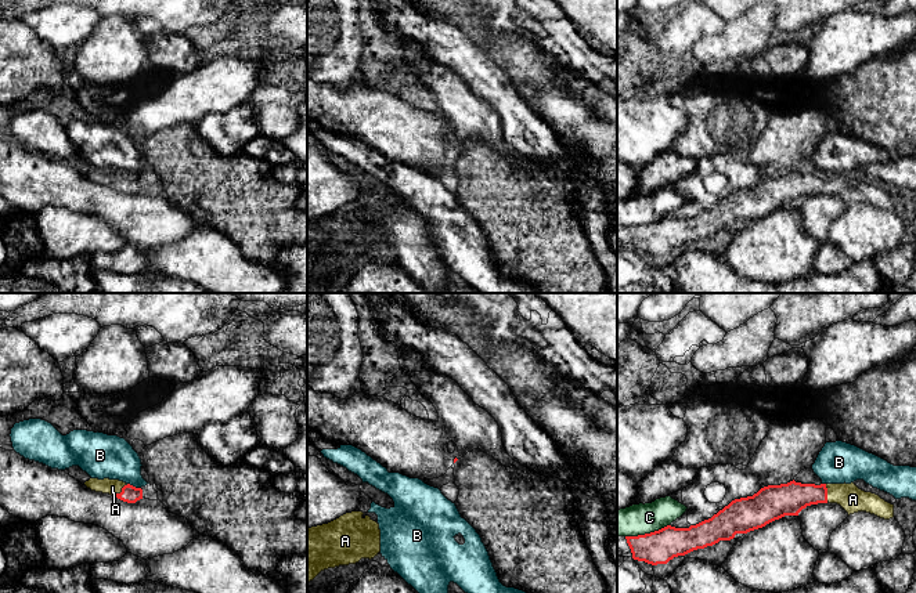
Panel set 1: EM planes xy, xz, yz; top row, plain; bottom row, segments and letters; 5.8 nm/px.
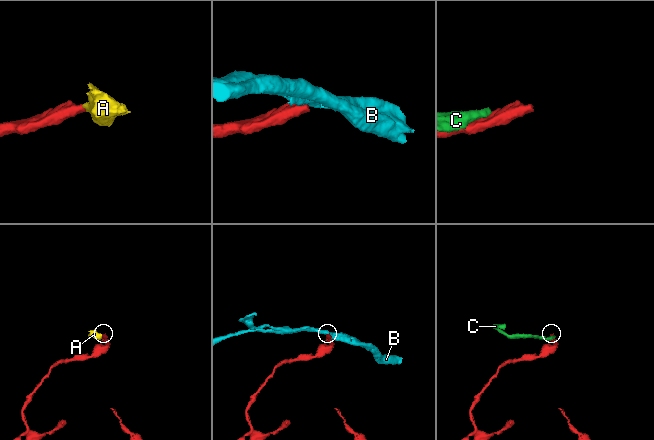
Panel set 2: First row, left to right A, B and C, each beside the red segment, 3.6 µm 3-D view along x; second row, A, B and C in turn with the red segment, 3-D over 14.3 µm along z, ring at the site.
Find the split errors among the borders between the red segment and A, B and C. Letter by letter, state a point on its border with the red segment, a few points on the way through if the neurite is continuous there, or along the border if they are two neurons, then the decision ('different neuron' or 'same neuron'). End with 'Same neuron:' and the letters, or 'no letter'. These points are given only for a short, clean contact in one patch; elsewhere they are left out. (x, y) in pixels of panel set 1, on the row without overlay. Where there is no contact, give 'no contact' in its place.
A: contact xy (122, 181); way xy (129, 184), (122, 181), (112, 177); same neuron
B: contact xy (134, 177); border xy (127, 173), (140, 179); different neuron
C: contact yz (646, 224); different neuron
Same neuron: A

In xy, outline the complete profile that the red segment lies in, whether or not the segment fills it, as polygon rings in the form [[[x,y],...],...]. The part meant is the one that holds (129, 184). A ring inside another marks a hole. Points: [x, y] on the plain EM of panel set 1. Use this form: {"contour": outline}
{"contour": [[[90,169],[89,171],[84,173],[84,176],[90,178],[91,181],[109,184],[127,194],[136,194],[137,191],[143,189],[141,178],[136,178],[119,170]]]}

